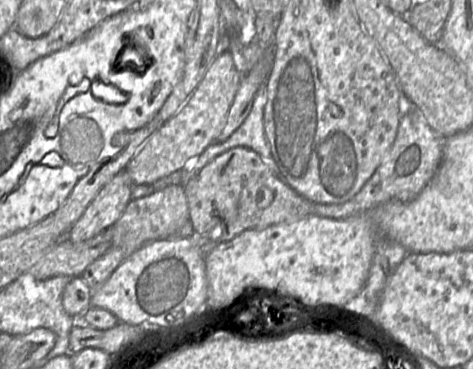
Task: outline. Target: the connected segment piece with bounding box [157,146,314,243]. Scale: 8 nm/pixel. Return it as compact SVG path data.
M241 146L231 148L216 156L190 179L186 180L186 172L181 170L157 182L160 183L160 187L183 184L194 234L207 236L217 243L232 240L248 229L263 229L271 225L294 222L314 215L312 201L297 194L286 182L273 175L255 151Z

